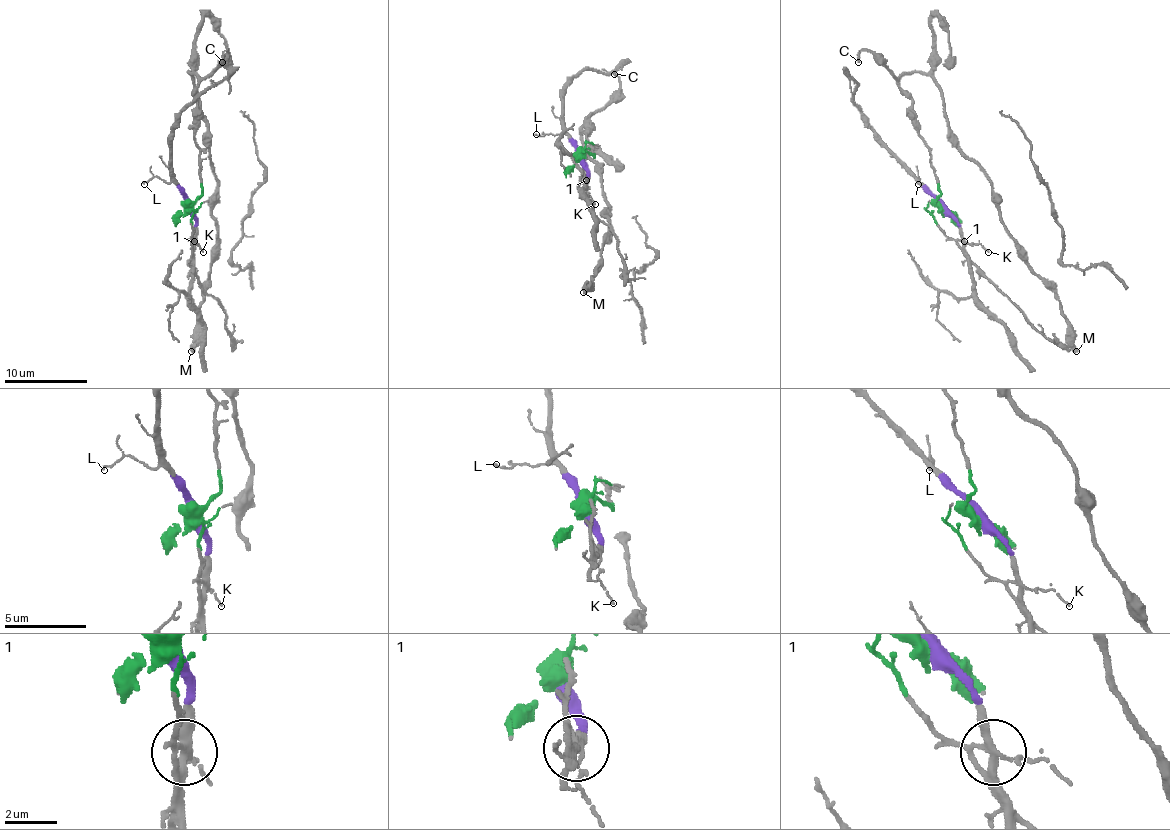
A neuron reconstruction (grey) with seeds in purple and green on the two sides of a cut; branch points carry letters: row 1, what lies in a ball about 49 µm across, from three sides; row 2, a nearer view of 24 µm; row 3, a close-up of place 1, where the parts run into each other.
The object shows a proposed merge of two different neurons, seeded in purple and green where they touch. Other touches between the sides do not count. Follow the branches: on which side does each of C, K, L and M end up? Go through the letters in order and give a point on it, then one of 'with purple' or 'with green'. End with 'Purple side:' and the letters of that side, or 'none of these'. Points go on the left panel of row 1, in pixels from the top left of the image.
C: place (222, 62); with green
K: place (203, 252); with green
L: place (144, 184); with purple
M: place (191, 351); with green
Purple side: L

